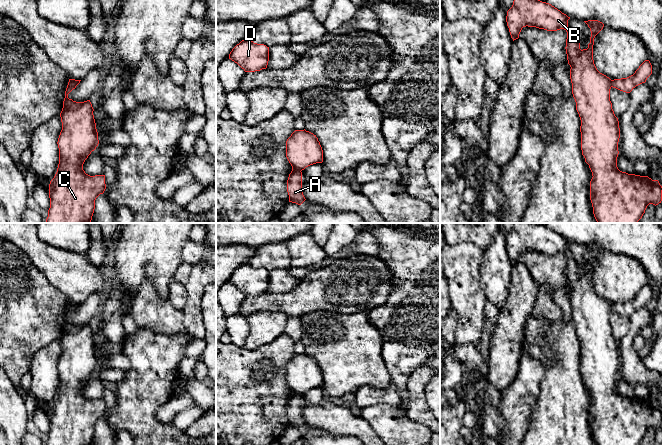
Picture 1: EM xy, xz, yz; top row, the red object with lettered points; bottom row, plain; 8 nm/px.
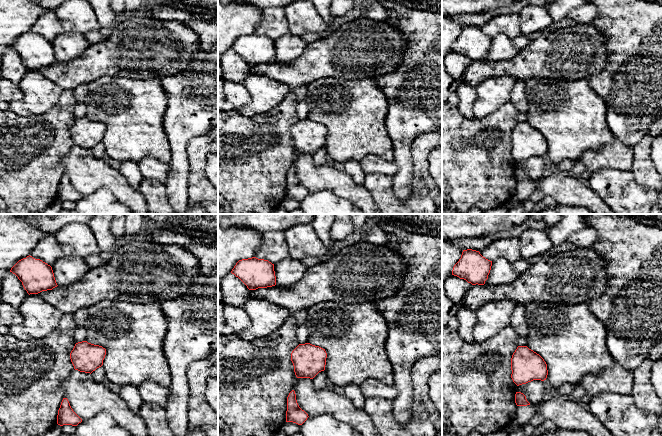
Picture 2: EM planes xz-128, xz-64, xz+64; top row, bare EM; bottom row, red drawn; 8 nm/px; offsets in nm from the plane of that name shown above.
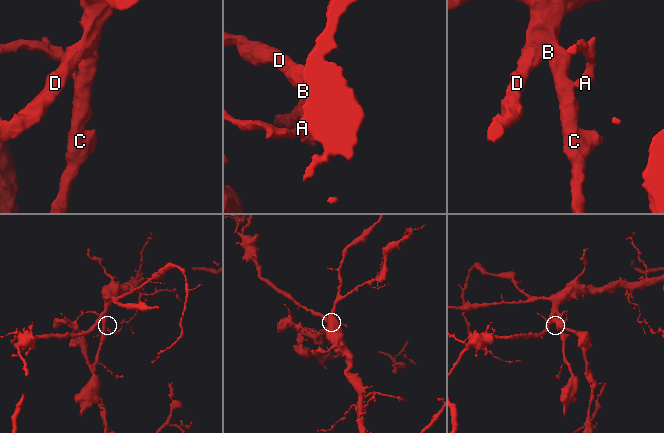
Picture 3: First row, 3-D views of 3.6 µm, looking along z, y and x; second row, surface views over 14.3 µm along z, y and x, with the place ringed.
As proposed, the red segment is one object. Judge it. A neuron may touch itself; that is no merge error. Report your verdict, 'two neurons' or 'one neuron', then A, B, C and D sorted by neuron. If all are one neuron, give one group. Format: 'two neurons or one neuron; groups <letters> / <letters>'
two neurons; groups A / B C D

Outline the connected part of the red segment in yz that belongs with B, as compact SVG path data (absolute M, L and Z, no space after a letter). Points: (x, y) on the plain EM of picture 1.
M514 223L507 235L506 246L511 262L519 262L523 251L536 251L547 255L564 253L567 256L566 278L570 289L572 318L576 334L581 344L581 374L585 386L592 396L590 405L590 424L596 445L639 445L649 428L658 429L662 425L662 410L658 404L622 396L617 391L618 366L620 352L610 325L611 303L600 297L593 284L595 260L603 253L604 248L598 244L584 245L591 255L587 273L580 273L580 267L568 251L568 241L549 227L539 223Z

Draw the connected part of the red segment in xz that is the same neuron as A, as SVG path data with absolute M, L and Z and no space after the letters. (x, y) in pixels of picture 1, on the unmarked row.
M292 394L287 404L289 426L301 429L306 423L302 416L302 396Z

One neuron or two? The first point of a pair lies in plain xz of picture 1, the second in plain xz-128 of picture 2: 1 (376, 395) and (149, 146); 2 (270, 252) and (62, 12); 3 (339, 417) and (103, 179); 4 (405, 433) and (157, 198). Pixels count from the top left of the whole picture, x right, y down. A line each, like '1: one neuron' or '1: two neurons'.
1: two neurons
2: two neurons
3: one neuron
4: one neuron

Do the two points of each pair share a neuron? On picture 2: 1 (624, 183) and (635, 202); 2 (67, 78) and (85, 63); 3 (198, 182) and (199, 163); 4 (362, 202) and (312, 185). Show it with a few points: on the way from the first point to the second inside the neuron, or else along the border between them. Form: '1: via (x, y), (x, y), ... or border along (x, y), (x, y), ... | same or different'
1: via (624, 188), (624, 191), (630, 197) | same
2: via (71, 75), (81, 67) | same
3: via (198, 177), (198, 168) | same
4: via (350, 191), (341, 184), (324, 184) | same

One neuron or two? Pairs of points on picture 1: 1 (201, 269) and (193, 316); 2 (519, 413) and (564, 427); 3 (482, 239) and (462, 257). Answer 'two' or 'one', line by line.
1: one
2: two
3: two

